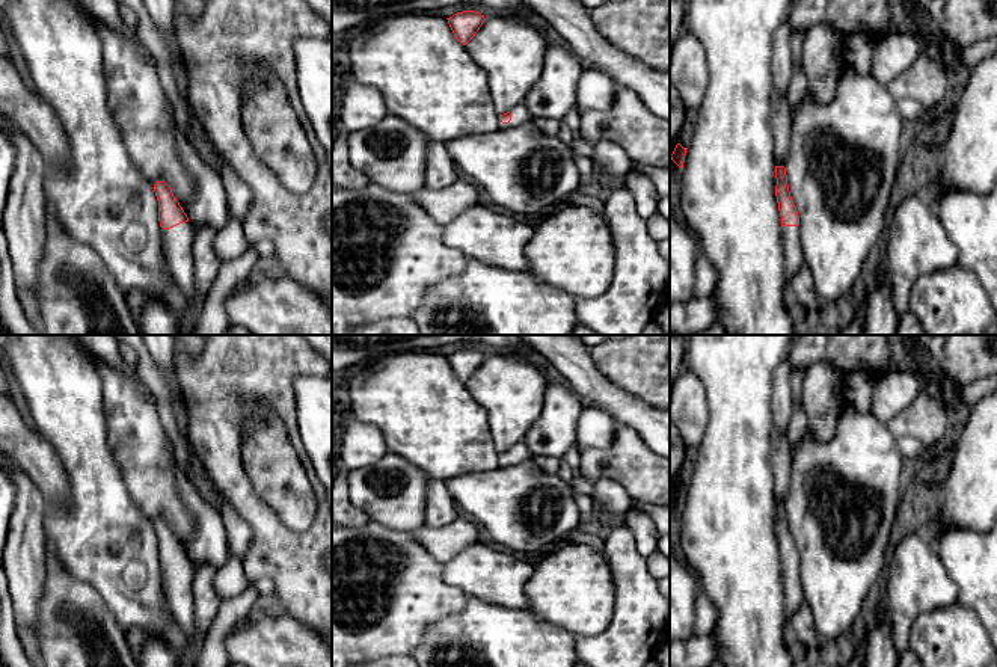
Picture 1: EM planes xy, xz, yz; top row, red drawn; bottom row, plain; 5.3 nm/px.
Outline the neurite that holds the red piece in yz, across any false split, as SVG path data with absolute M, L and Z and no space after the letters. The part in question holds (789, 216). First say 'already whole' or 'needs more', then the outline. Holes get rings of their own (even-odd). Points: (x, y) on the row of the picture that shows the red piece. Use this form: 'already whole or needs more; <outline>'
needs more; M775 166L775 196L781 216L781 234L784 249L784 281L786 290L790 290L790 281L804 264L799 238L799 216L789 192L787 175L784 166Z

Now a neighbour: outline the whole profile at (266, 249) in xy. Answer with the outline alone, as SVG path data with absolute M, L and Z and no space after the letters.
M258 240L250 247L259 255L262 263L275 263L276 249L270 240Z

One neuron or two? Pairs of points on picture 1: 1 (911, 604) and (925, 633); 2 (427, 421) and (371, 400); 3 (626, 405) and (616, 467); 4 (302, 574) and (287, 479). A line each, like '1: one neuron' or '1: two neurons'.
1: two neurons
2: one neuron
3: two neurons
4: two neurons

